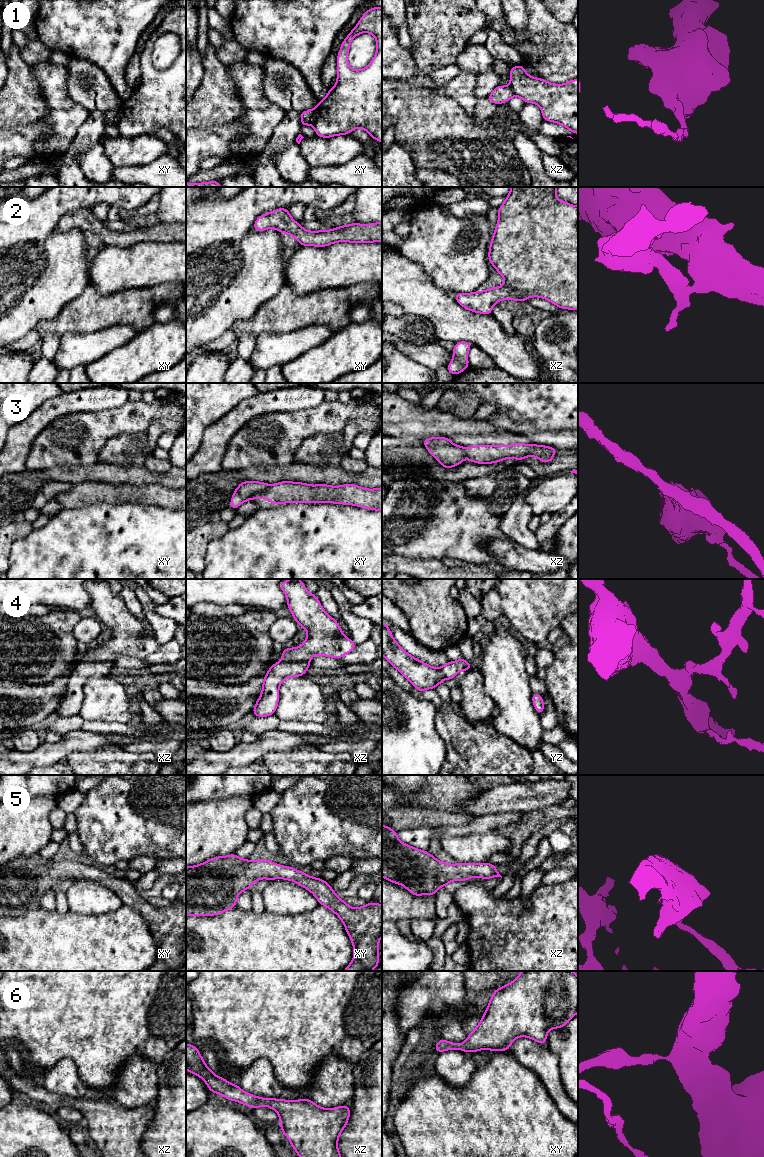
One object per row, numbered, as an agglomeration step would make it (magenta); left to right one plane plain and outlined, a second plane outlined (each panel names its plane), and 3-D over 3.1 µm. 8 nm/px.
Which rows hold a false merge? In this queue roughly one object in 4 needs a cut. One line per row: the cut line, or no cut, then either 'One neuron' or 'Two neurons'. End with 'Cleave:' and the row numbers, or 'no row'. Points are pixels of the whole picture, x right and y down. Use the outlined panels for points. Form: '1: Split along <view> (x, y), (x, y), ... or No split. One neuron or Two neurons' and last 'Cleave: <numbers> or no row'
1: Split along xy (314, 109), (315, 120), (312, 124). Two neurons
2: No split. One neuron
3: Split along xy (269, 485), (265, 497). Two neurons
4: No split. One neuron
5: No split. One neuron
6: No split. One neuron
Cleave: 1, 3

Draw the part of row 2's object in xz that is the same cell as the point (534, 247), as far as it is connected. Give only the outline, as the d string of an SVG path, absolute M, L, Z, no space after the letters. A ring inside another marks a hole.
M510 187L510 193L505 197L504 203L498 207L498 222L489 245L488 259L497 272L503 276L504 285L492 287L480 292L455 293L454 299L465 309L492 315L492 306L501 300L514 300L525 302L529 297L539 297L547 299L560 309L578 310L578 206L559 200L556 197L558 187Z

